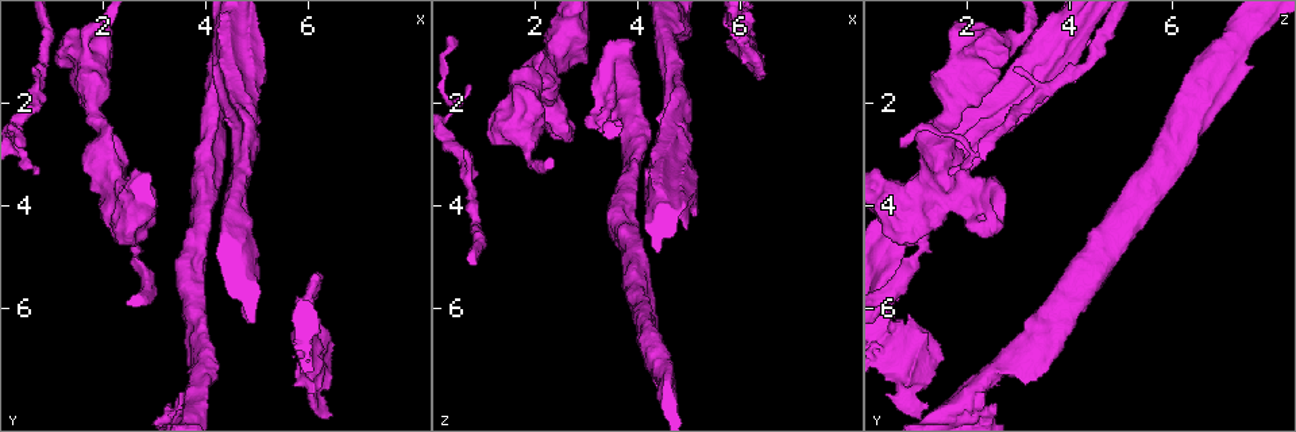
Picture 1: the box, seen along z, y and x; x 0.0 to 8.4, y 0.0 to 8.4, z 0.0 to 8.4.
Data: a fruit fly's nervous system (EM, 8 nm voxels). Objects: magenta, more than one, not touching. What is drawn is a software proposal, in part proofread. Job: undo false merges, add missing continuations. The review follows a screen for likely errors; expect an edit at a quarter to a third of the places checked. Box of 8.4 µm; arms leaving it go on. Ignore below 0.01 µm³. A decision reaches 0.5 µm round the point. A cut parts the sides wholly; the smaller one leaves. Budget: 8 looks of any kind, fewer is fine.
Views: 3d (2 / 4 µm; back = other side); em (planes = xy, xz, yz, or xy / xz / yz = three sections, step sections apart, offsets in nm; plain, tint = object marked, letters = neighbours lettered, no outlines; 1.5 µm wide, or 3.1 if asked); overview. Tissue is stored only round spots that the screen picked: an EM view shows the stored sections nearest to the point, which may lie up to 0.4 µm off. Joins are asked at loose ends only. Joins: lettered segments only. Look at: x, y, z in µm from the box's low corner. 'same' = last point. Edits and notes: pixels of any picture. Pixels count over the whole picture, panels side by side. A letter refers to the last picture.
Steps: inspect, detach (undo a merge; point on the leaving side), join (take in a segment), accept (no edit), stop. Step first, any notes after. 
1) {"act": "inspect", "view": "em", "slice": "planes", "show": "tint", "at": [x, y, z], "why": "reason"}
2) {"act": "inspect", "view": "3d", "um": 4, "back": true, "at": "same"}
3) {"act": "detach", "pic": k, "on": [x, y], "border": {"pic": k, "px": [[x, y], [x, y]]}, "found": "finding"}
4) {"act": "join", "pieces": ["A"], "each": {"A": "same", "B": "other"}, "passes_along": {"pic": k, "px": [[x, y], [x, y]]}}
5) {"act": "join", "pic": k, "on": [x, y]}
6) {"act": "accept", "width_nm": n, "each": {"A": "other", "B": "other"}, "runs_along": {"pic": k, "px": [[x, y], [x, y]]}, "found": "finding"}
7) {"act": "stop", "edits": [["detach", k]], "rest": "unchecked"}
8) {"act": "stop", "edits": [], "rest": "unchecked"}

{"act": "inspect", "view": "em", "slice": "planes", "show": "plain", "at": [2.60, 4.50, 1.00], "why": "thin arm on a thick one"}

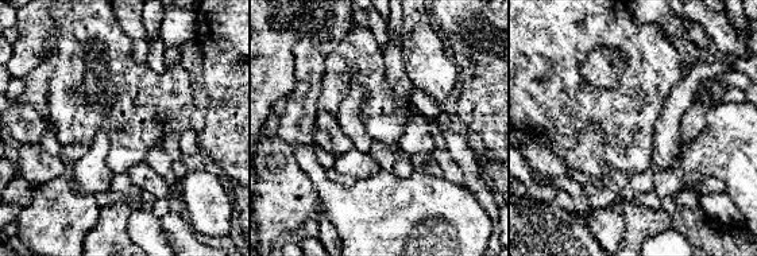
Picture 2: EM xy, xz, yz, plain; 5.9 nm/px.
{"act": "inspect", "view": "em", "slice": "planes", "show": "tint", "at": "same", "why": "with the object marked"}

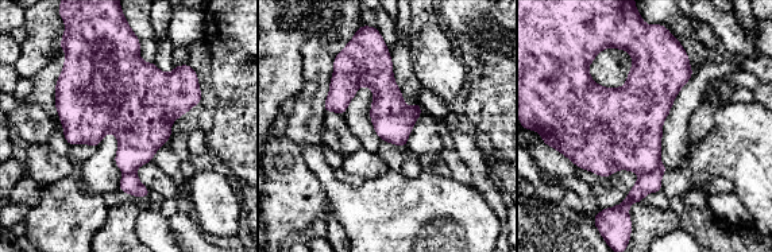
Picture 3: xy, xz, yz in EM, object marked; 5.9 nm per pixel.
{"act": "inspect", "view": "em", "slice": "planes", "show": "letters", "at": "same"}

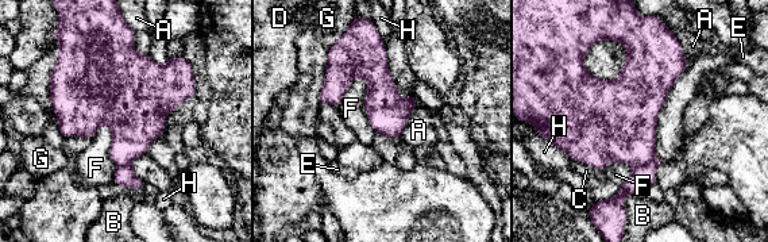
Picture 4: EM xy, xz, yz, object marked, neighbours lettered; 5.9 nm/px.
{"act": "detach", "pic": 4, "on": [643, 175], "longest_contact_nm": ["G", 550], "each": {"A": "other", "B": "other", "C": "other", "D": "other", "E": "other", "F": "other", "G": "other", "H": "other"}, "border": {"pic": 4, "px": [[656, 156], [648, 162], [635, 166]]}, "found": "two neurons meet here"}

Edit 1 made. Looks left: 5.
{"act": "inspect", "view": "overview", "why": "redraw"}

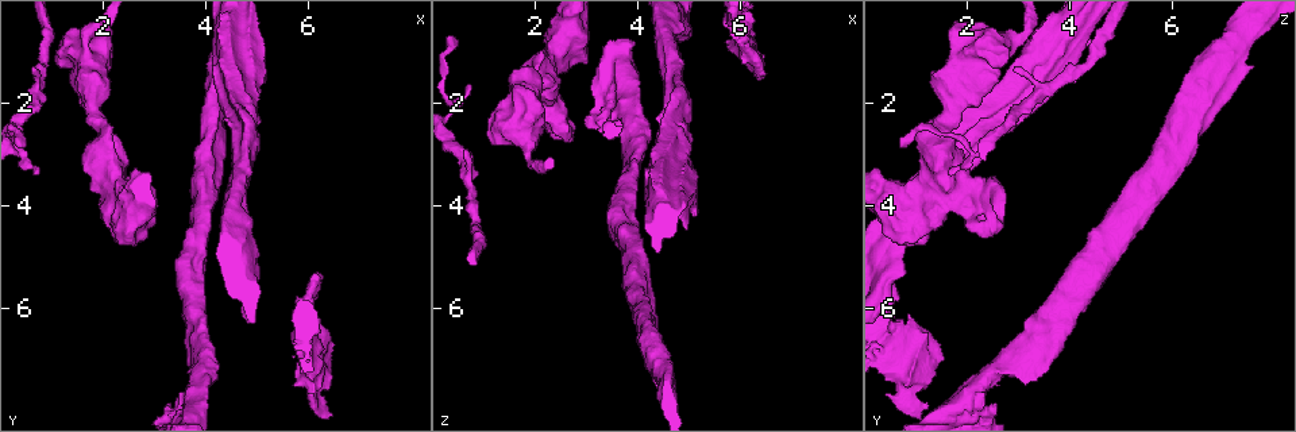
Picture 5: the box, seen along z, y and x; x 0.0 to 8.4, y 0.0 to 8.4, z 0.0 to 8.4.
{"act": "inspect", "view": "em", "slice": "planes", "show": "tint", "at": [0.70, 3.35, 1.70], "why": "free end"}

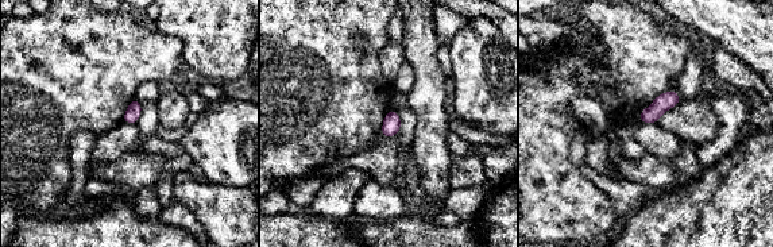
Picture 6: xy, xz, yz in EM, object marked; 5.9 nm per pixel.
{"act": "inspect", "view": "em", "slice": "planes", "show": "letters", "at": "same"}

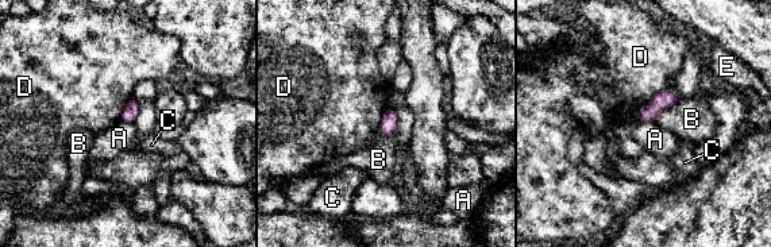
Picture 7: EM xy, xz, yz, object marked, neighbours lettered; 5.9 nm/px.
{"act": "accept", "width_nm": 90, "each": {"A": "other", "B": "other", "C": "other", "D": "other", "E": "other"}, "border": {"pic": 7, "px": [[669, 88], [658, 92], [636, 116]]}, "found": "no lettered segment goes on from it"}

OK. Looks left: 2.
{"act": "inspect", "view": "em", "slice": "planes", "show": "plain", "at": [4.10, 2.65, 5.75], "why": "stops while still wide"}

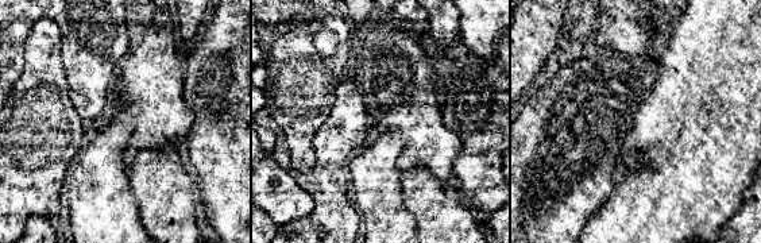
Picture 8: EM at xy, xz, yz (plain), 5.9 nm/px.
{"act": "inspect", "view": "em", "slice": "planes", "show": "letters", "at": "same", "why": "what lies round it"}

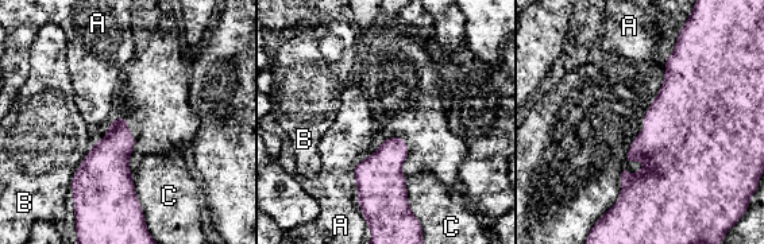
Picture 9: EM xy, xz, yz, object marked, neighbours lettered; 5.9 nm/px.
{"act": "accept", "each": {"A": "other", "B": "other", "C": "other"}, "border": {"pic": 9, "px": [[355, 182], [357, 202], [361, 208]]}, "found": "no lettered segment goes on from it"}

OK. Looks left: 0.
{"act": "stop", "edits": [["detach", 4]], "rest": "unchecked"}

